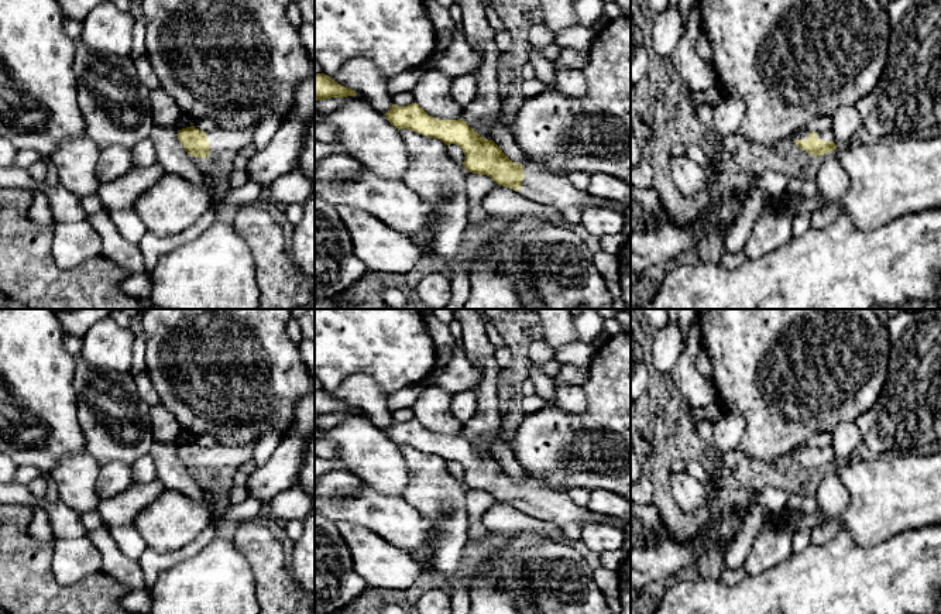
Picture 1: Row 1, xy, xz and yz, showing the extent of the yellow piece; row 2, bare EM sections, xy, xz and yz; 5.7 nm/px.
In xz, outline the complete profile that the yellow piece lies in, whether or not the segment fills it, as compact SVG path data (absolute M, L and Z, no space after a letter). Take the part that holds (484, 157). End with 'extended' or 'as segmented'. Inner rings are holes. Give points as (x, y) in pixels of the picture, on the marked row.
M416 103L392 104L384 116L398 130L412 130L437 138L446 145L459 145L464 151L463 167L468 172L487 175L497 185L514 189L530 200L560 212L567 207L574 207L581 213L585 209L607 209L625 215L626 207L619 202L580 191L564 175L547 172L525 158L521 164L512 162L492 140L482 138L463 119L439 120Z; extended

